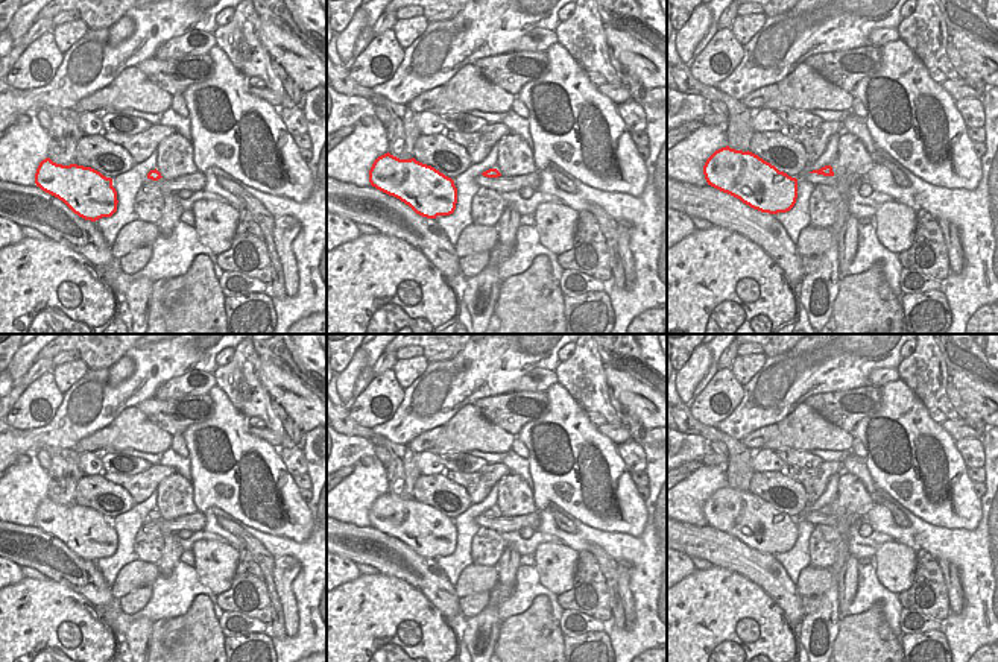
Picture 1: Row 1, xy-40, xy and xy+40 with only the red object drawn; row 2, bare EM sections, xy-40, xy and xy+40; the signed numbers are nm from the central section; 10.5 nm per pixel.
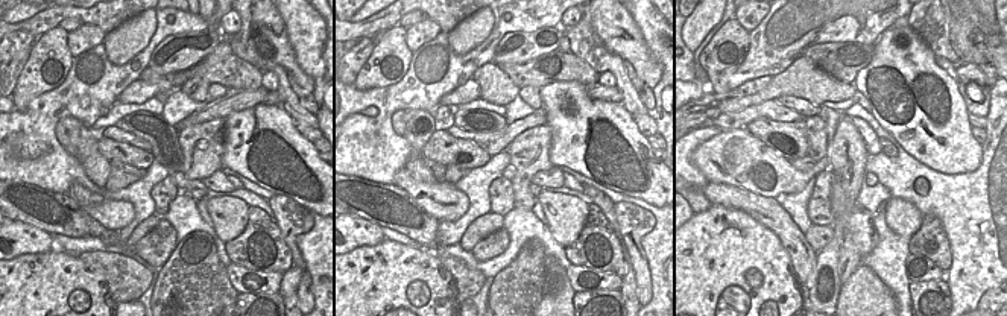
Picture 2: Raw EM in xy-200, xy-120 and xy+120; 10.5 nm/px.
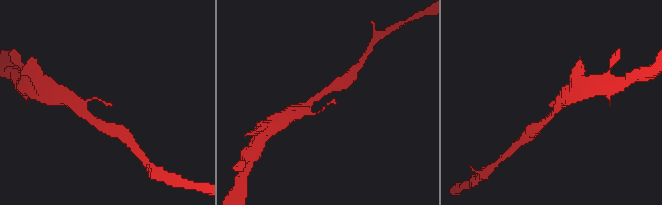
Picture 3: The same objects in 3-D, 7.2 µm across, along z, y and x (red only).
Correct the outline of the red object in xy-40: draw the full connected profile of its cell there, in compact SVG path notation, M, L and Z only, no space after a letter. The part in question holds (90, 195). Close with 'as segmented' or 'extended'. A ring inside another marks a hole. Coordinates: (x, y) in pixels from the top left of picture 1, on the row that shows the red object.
M46 158L36 169L35 184L85 220L96 222L117 211L118 200L112 179L91 167L62 166Z | as segmented

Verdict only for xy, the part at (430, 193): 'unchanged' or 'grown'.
unchanged

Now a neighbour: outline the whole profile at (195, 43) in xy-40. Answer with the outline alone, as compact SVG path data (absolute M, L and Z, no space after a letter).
M191 30L185 35L161 43L155 50L156 59L176 59L184 56L201 56L216 46L216 36L210 32Z

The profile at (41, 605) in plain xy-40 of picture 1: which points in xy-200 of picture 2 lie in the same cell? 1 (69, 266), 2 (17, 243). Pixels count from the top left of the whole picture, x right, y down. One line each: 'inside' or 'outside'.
1: inside
2: outside

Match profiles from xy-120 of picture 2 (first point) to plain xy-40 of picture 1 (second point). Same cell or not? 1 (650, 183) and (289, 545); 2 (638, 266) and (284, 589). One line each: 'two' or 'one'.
1: two
2: one

